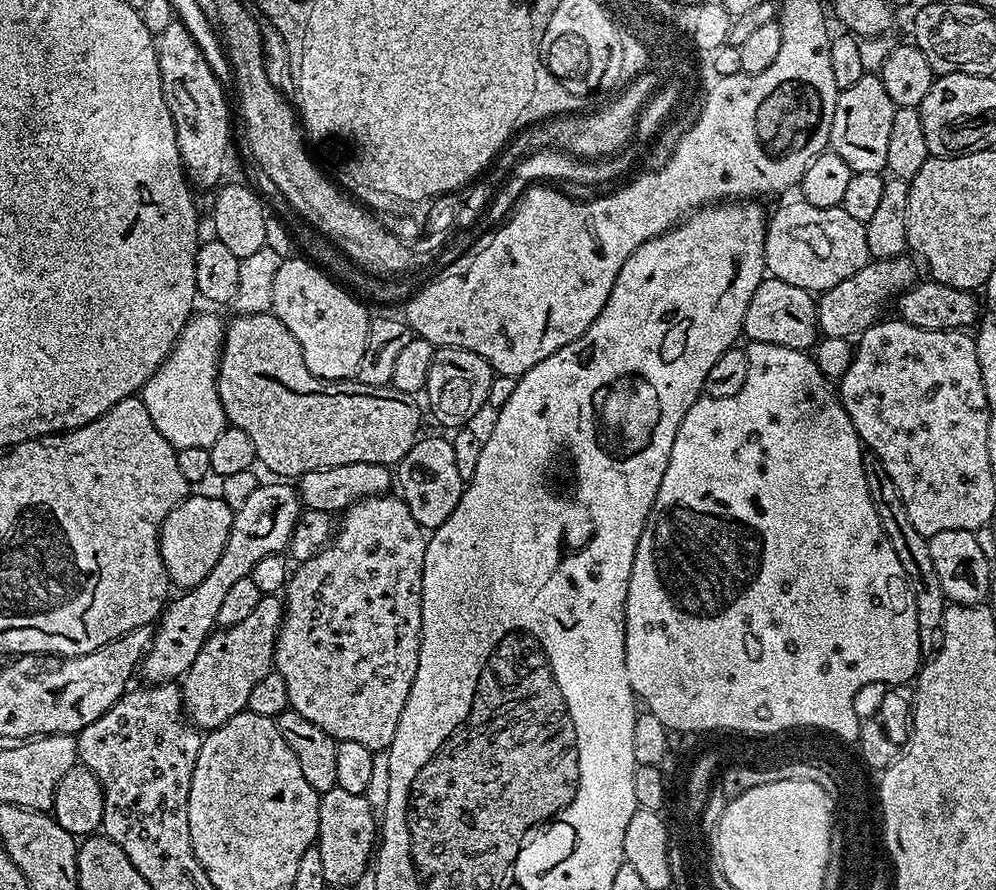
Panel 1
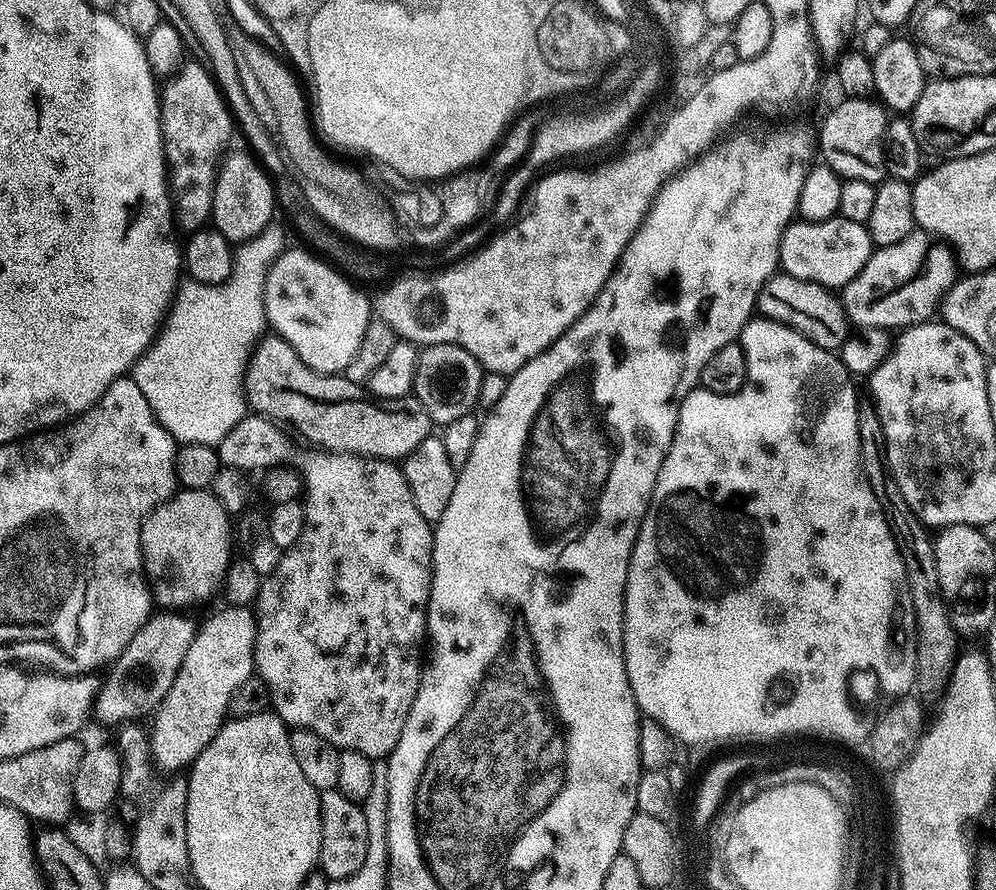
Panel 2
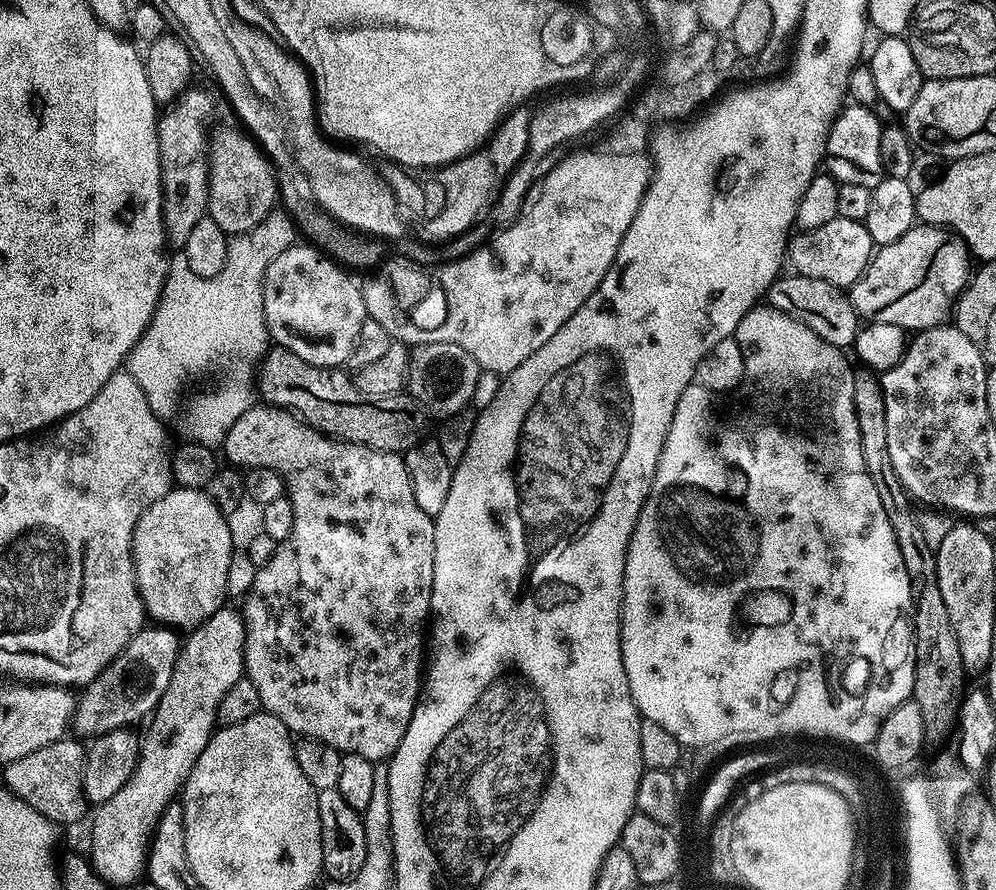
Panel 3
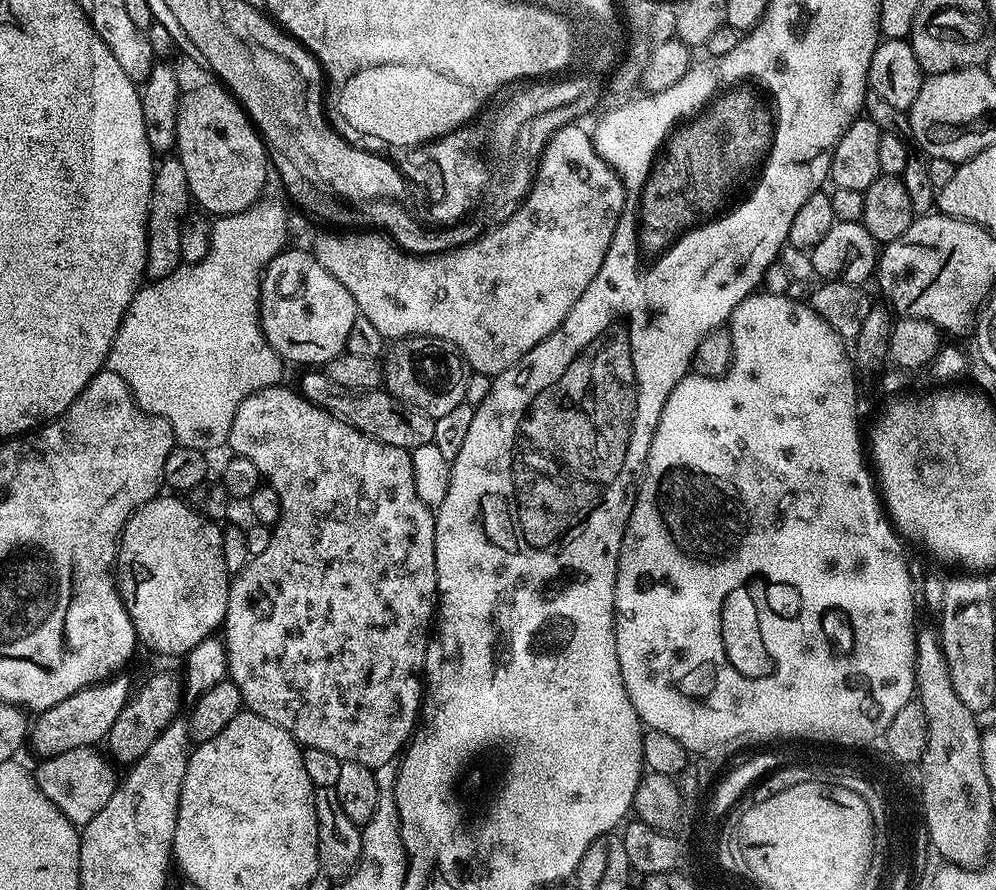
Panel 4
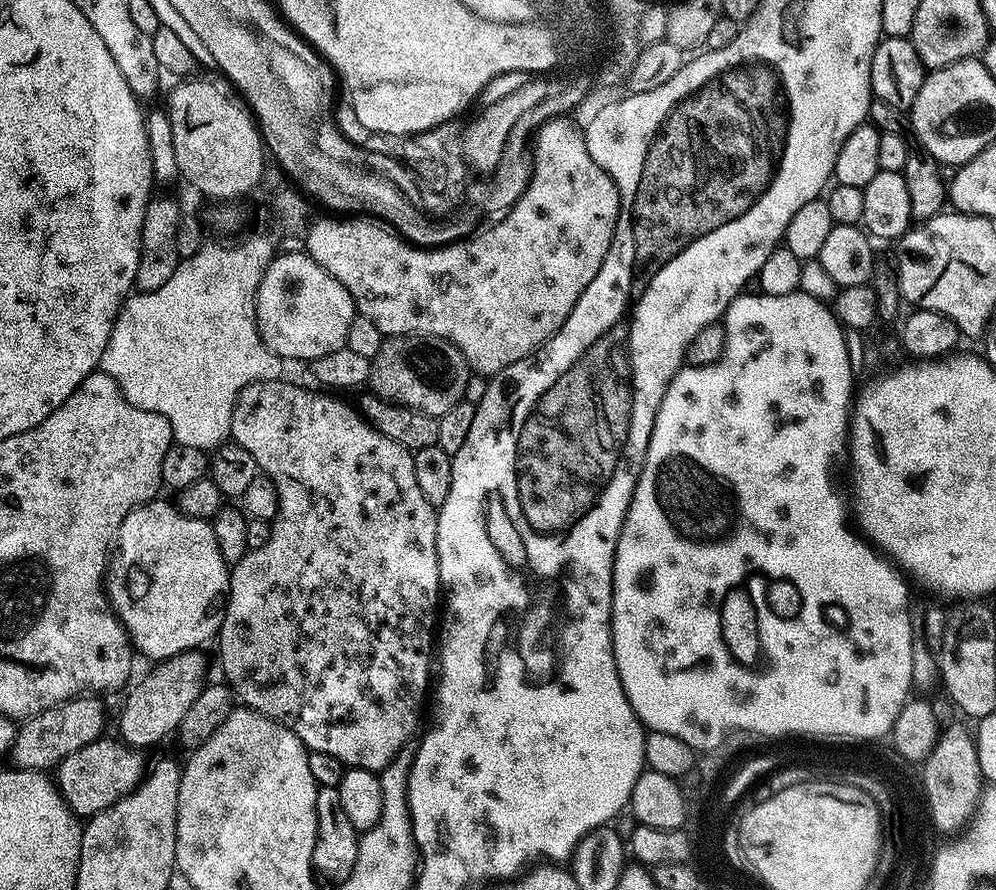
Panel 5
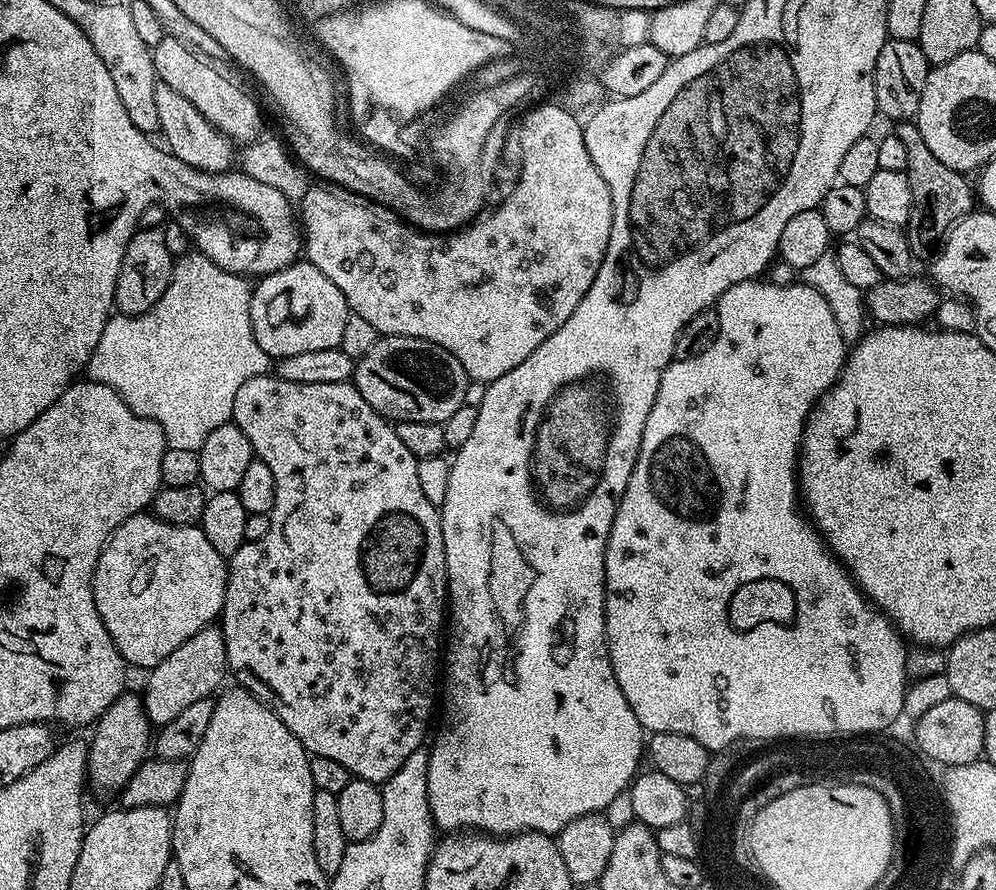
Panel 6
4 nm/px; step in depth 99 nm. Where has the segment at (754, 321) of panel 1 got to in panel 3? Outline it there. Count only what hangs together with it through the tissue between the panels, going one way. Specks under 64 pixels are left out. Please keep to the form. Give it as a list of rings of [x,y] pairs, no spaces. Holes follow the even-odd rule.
[[[799,274],[785,275],[775,286],[768,289],[766,300],[771,307],[790,314],[798,322],[810,326],[818,338],[830,342],[835,348],[848,350],[855,345],[856,334],[862,324],[852,304],[852,297],[847,291],[822,278],[810,278]]]

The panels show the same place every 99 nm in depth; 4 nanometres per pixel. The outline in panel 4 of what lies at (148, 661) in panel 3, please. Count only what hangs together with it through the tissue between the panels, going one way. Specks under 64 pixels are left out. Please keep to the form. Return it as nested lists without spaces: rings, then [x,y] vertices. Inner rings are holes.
[[[116,674],[107,682],[90,684],[87,688],[70,694],[53,708],[47,708],[39,713],[30,730],[30,744],[36,747],[37,757],[47,758],[57,756],[66,750],[75,748],[91,748],[99,745],[107,737],[114,726],[118,714],[128,705],[134,692],[134,683],[125,674]]]

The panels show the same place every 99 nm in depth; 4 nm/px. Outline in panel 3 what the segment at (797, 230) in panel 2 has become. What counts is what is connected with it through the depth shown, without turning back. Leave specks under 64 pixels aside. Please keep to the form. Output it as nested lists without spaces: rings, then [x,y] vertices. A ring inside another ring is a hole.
[[[837,216],[836,219],[826,222],[826,226],[818,226],[813,232],[800,232],[790,244],[790,264],[797,273],[810,278],[822,278],[834,286],[845,290],[860,279],[868,268],[872,258],[874,245],[870,234],[863,222],[850,222],[846,218]]]

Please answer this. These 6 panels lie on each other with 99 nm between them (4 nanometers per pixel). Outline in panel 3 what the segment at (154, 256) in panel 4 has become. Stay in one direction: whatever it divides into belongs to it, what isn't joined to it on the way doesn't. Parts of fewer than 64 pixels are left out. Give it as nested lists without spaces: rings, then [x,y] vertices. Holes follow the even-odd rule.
[[[185,91],[176,103],[159,117],[156,137],[160,151],[160,218],[165,245],[182,250],[191,227],[208,209],[208,157],[203,120],[212,110],[212,100],[204,92]]]

